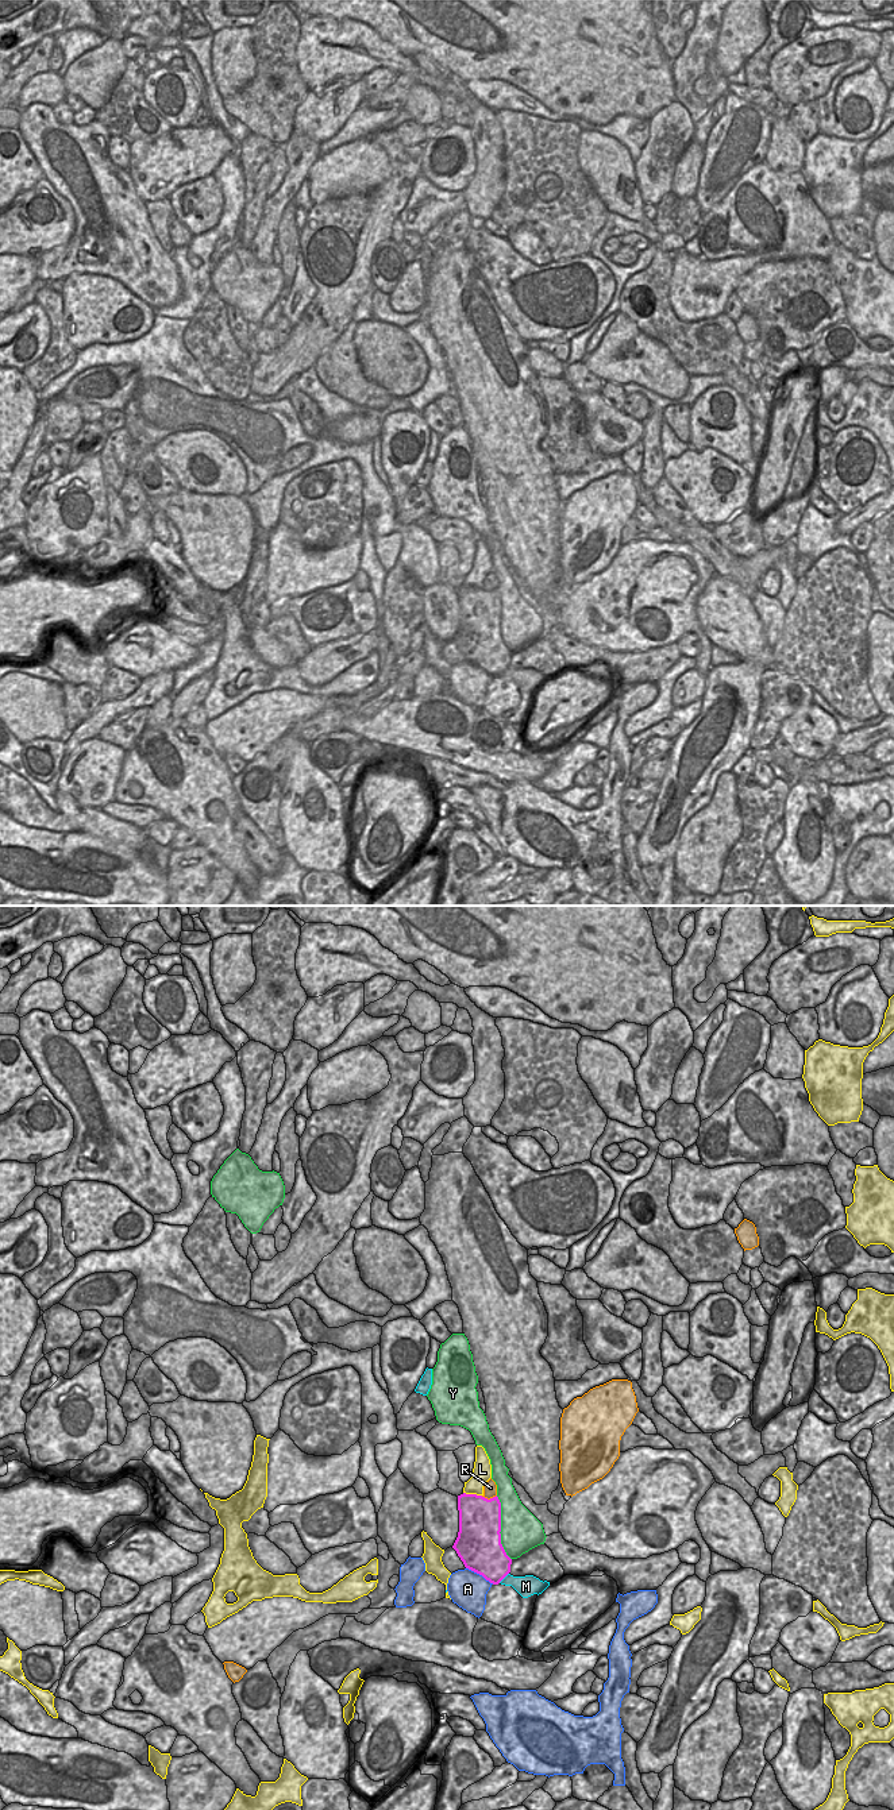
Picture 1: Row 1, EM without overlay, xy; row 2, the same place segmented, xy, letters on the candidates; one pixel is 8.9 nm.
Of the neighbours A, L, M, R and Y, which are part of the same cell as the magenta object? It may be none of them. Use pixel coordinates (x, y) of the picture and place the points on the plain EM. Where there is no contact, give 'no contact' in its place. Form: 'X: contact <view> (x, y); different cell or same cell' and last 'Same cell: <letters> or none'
A: contact xy (480, 667); different cell
L: contact xy (473, 587); different cell
M: contact xy (503, 671); different cell
R: contact xy (486, 591); different cell
Y: contact xy (500, 621); different cell
Same cell: none

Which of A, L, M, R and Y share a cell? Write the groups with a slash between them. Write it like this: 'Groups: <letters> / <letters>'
Groups: A / L / M / R / Y

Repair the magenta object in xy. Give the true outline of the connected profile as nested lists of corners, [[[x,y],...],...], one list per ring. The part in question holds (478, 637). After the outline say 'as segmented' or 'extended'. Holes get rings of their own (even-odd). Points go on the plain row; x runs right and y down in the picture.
[[[477,587],[458,588],[459,625],[452,638],[465,660],[498,678],[512,652],[501,637],[501,595]]]; as segmented

